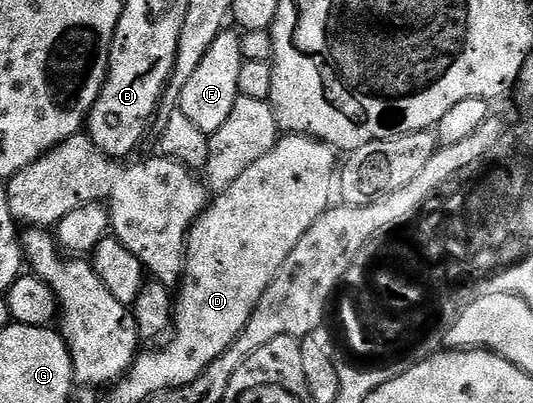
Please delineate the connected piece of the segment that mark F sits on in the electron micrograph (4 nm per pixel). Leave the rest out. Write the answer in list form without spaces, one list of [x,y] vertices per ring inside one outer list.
[[[223,29],[212,44],[208,54],[200,62],[196,73],[188,78],[188,83],[181,91],[181,102],[178,109],[202,133],[209,136],[224,124],[232,112],[232,107],[239,98],[240,66],[242,65],[242,41],[237,31]]]

